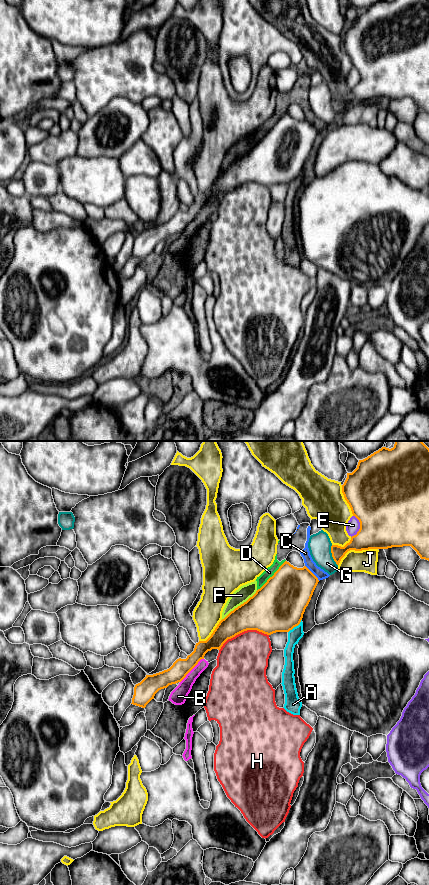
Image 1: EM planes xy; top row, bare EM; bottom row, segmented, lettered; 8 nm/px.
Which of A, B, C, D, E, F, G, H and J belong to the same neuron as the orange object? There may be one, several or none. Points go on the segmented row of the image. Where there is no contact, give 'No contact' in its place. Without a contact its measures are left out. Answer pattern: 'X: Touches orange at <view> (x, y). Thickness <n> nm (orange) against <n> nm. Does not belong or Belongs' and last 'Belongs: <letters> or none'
A: Touches orange at xy (295, 626). Thickness 420 nm (orange) against 110 nm. Does not belong
B: Touches orange at xy (191, 669). Thickness 150 nm (orange) against 130 nm. Does not belong
C: Touches orange at xy (312, 573). Thickness 380 nm (orange) against 80 nm. Does not belong
D: Touches orange at xy (273, 575). Thickness 420 nm (orange) against 80 nm. Does not belong
E: Touches orange at xy (360, 527). Thickness 480 nm (orange) against 110 nm. Does not belong
F: Touches orange at xy (240, 605). Thickness 360 nm (orange) against 120 nm. Does not belong
G: Touches orange at xy (332, 555). Thickness 140 nm (orange) against 180 nm. Does not belong
H: Touches orange at xy (242, 631). Thickness 340 nm (orange) against 400 nm. Does not belong
J: Touches orange at xy (355, 550). Thickness 300 nm (orange) against 180 nm. Does not belong
Belongs: none

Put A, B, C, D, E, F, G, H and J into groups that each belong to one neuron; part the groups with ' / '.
A / B C D F / E / G / H / J

